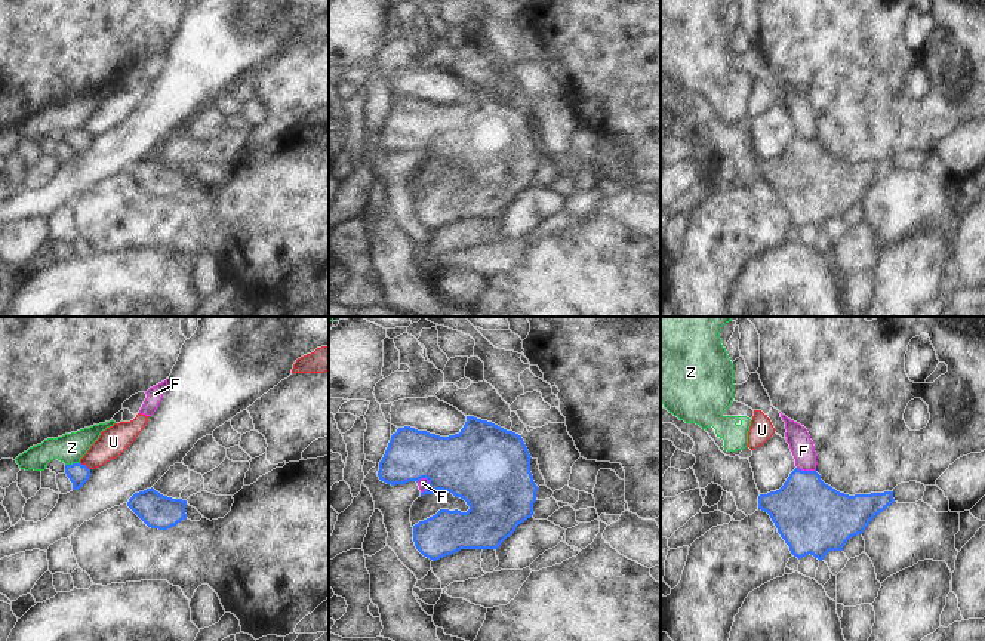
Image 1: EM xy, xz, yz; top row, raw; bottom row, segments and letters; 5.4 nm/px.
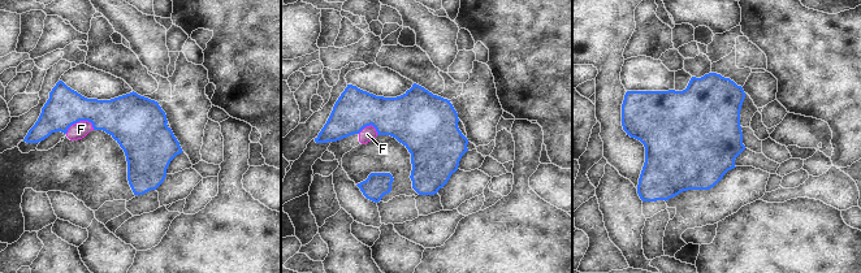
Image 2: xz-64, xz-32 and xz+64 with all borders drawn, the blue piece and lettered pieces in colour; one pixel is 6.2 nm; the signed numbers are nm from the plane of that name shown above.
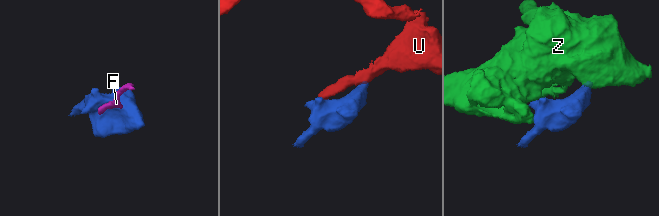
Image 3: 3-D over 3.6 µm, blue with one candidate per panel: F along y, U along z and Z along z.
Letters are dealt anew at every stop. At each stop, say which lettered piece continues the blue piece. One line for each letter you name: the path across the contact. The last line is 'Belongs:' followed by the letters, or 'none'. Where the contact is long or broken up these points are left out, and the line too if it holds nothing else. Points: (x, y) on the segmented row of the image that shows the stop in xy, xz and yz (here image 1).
Belongs: none

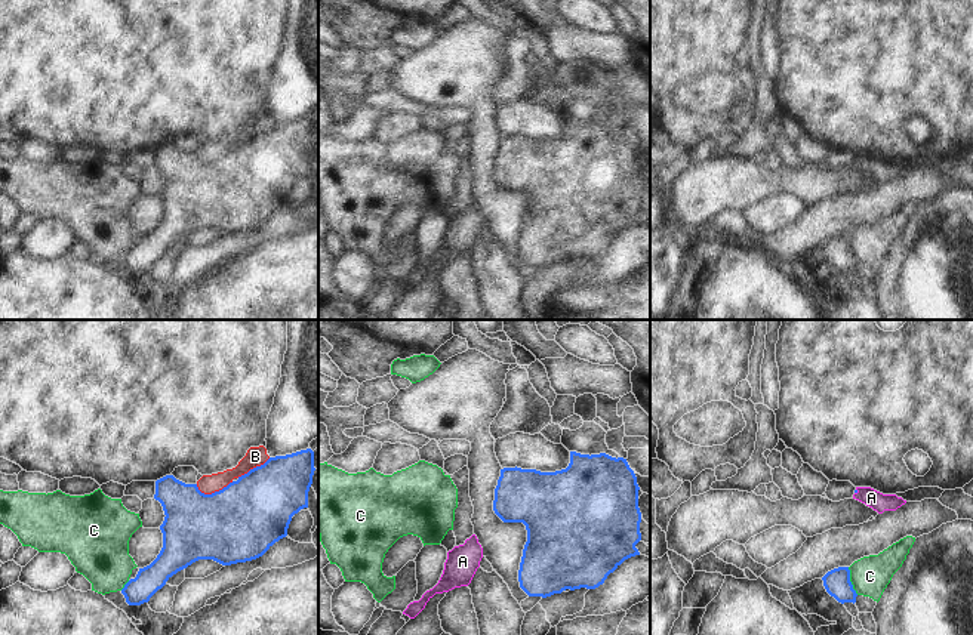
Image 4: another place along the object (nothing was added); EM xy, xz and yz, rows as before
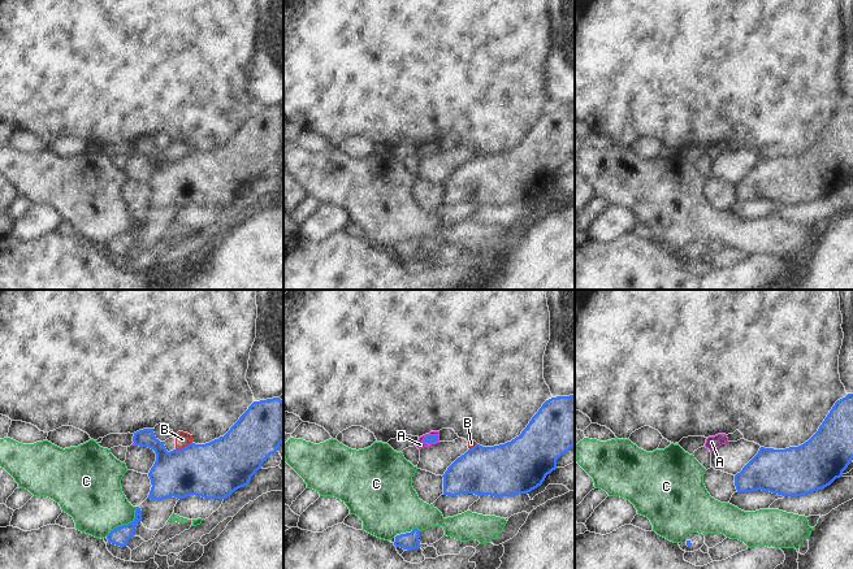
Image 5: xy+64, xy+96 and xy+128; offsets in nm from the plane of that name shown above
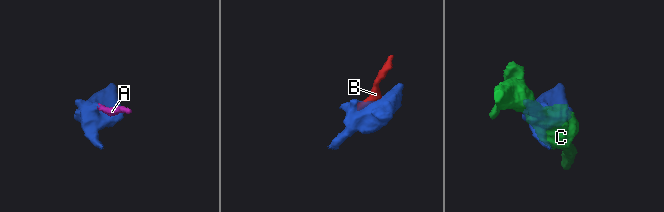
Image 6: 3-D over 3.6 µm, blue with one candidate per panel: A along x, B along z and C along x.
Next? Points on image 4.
A: Path across: yz (855, 490), (856, 492), (871, 498)
Belongs: A

